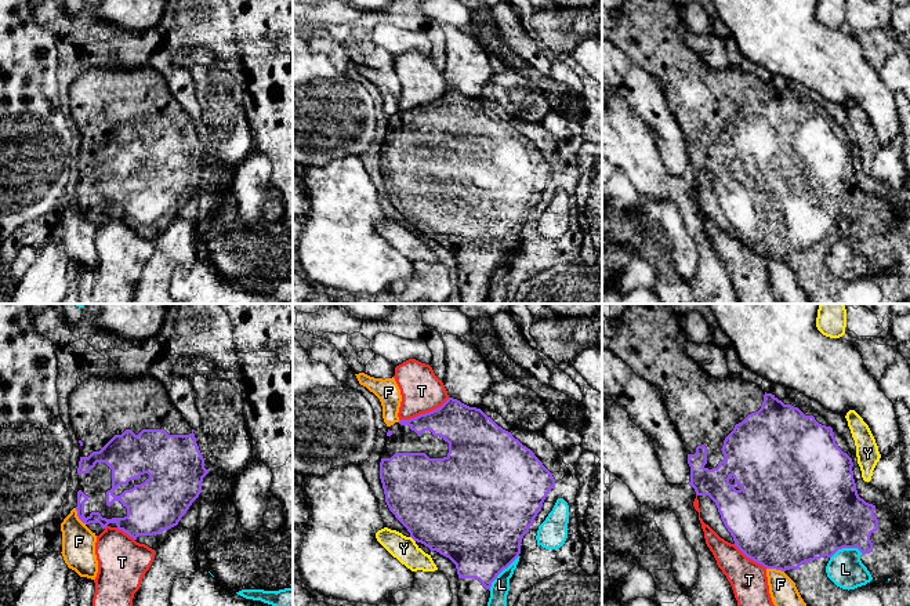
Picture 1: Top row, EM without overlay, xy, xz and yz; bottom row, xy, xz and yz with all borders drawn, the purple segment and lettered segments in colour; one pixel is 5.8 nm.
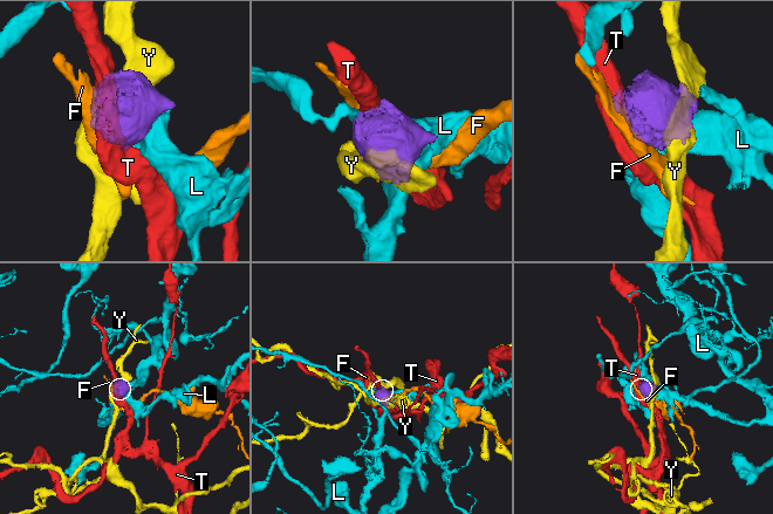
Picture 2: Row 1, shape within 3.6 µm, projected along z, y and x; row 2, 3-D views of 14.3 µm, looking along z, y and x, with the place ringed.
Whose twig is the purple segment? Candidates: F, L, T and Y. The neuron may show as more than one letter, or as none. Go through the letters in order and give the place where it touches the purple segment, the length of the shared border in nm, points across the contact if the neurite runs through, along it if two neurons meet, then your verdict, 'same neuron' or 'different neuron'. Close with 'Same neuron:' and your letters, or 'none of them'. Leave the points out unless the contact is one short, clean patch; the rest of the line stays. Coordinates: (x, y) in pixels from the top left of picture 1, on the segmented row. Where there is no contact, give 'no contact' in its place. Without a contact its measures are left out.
F: xy (79, 516) | 120 nm | different neuron
L: xz (500, 572) | 260 nm | different neuron
T: xz (426, 413) | 320 nm | different neuron
Y: xz (412, 537) | 50 nm | different neuron
Same neuron: none of them

